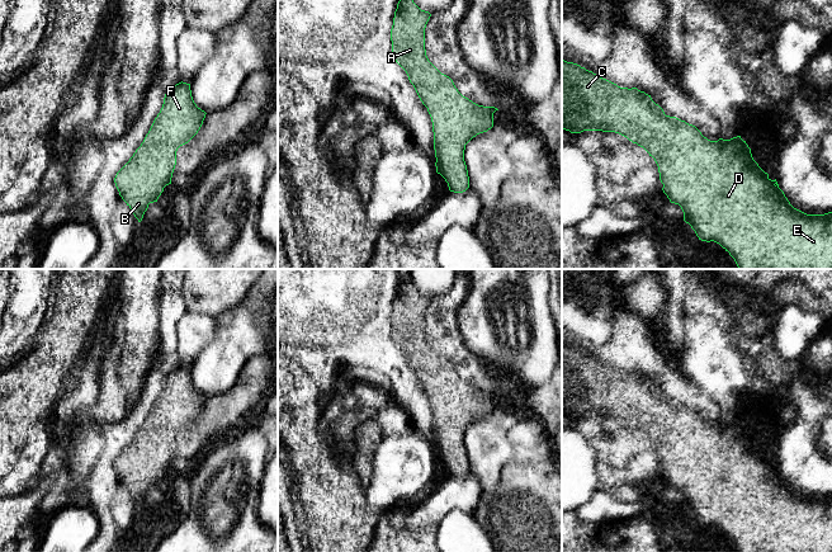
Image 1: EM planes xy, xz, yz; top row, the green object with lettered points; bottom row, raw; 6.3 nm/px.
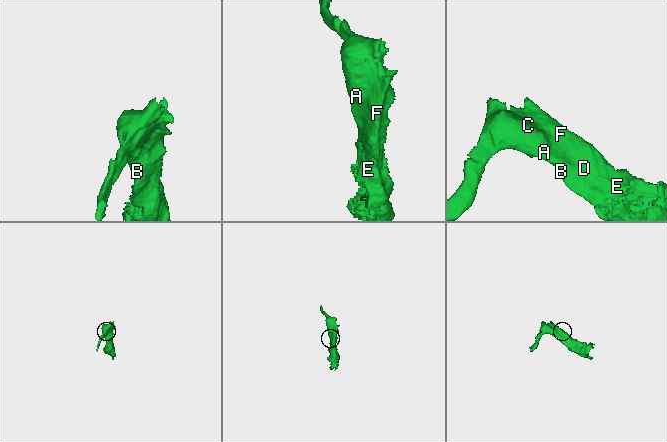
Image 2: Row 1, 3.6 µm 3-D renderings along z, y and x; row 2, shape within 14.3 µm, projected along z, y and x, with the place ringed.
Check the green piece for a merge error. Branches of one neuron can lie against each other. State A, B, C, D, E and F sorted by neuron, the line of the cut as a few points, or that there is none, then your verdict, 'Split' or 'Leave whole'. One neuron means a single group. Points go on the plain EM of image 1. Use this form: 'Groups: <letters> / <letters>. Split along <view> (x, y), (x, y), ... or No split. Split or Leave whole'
Groups: A B C D E F. No split. Leave whole

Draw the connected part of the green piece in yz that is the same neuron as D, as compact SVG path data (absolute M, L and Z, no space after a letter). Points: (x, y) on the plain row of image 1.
M562 344L562 412L571 417L583 415L615 416L643 431L658 450L663 477L679 489L684 505L701 525L719 528L738 552L832 552L832 496L807 499L794 492L775 464L753 444L741 420L710 425L692 409L666 400L651 379L637 372L620 372L577 348Z

